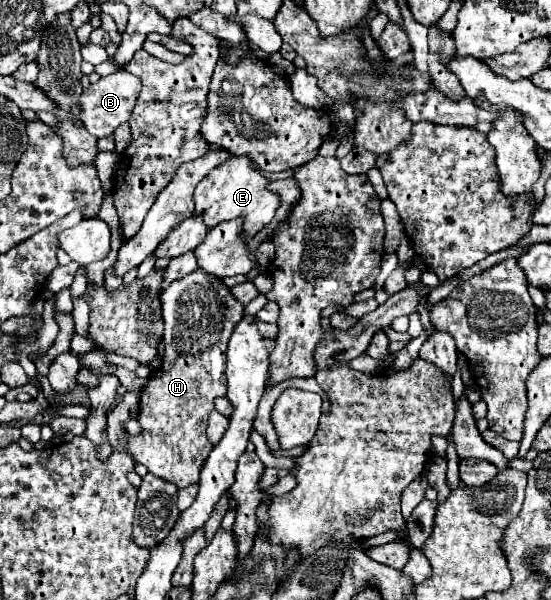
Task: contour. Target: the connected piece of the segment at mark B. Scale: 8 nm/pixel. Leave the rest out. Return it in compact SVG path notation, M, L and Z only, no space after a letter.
M117 70L115 74L103 76L99 78L97 84L91 84L89 88L85 88L81 94L81 122L85 124L89 134L103 138L113 134L119 124L127 122L133 112L139 90L141 90L141 80L129 74L127 70Z

